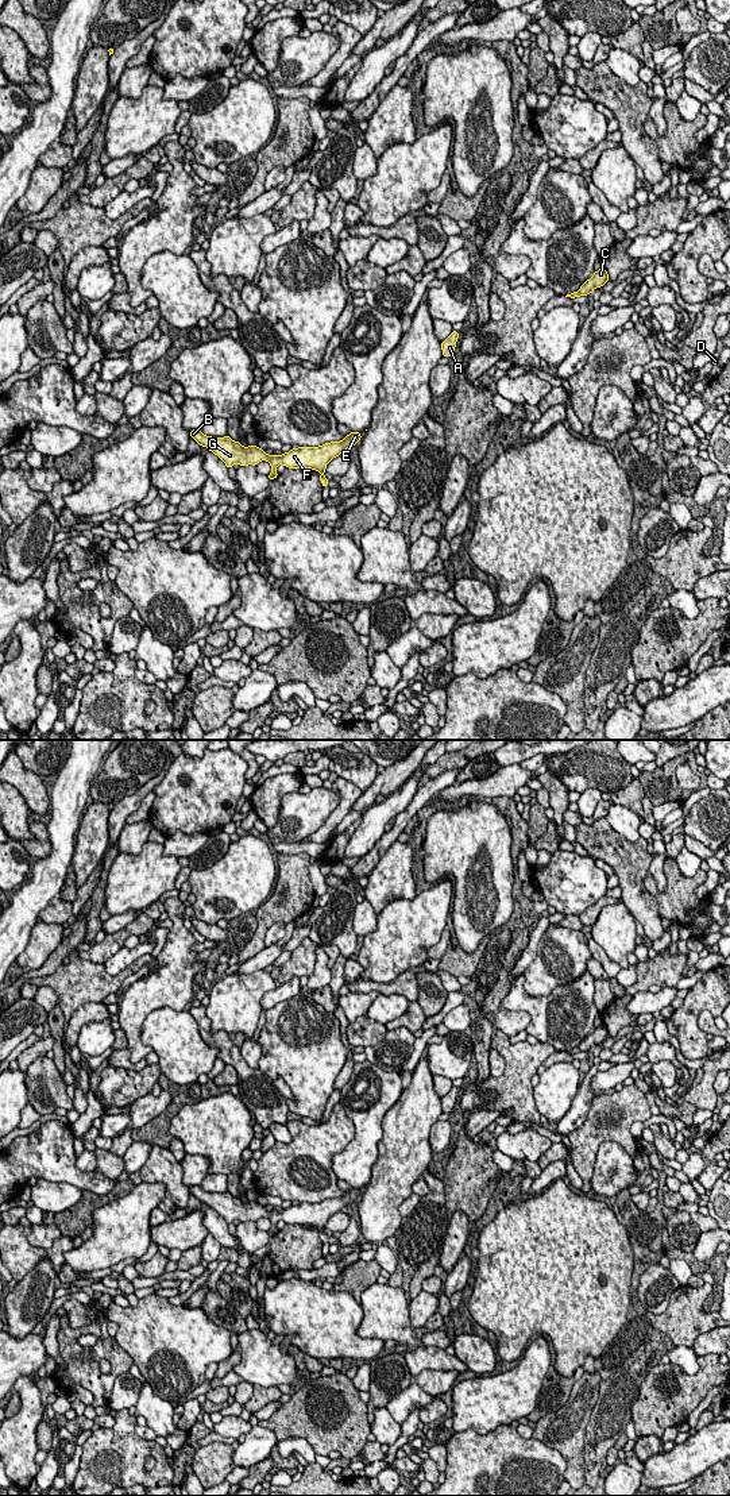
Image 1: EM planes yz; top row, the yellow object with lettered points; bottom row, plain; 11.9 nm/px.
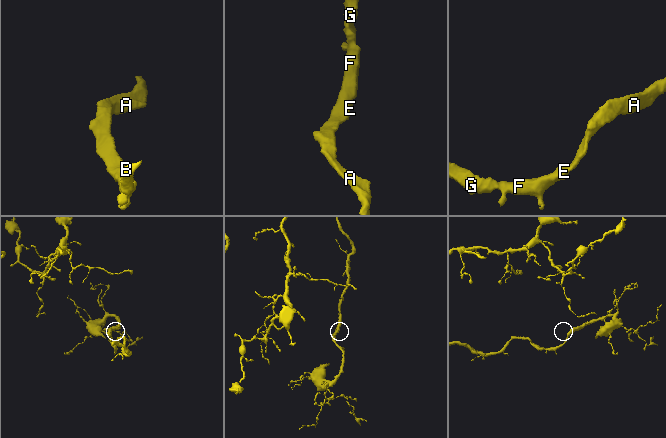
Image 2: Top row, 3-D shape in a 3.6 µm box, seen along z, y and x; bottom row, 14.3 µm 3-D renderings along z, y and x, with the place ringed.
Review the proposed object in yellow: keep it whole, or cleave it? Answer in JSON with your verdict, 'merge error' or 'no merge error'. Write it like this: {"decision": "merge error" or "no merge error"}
{"decision": "no merge error"}

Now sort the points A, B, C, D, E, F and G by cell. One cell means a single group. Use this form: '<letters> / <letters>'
A B C D E F G

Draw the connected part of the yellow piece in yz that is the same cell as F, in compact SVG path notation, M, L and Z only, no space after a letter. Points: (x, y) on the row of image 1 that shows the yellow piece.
M200 429L189 431L200 446L206 447L215 455L217 455L228 469L233 467L235 463L239 466L256 466L262 460L267 460L271 464L271 473L269 479L273 481L278 477L277 466L283 464L289 469L312 469L320 471L320 482L322 487L327 487L329 481L324 473L327 464L336 456L341 455L349 447L356 446L362 439L362 433L352 431L345 435L344 440L324 443L318 447L298 447L282 455L267 455L264 450L258 446L243 447L240 442L233 442L228 435L224 437L205 436Z

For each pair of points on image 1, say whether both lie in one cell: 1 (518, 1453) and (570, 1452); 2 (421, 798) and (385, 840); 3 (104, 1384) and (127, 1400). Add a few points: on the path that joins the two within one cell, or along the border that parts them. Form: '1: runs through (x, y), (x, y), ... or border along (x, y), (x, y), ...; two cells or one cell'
1: border along (532, 1437), (560, 1453), (566, 1460), (566, 1479); two cells
2: runs through (412, 809), (401, 820), (396, 831); one cell
3: border along (128, 1371), (115, 1379), (112, 1394), (107, 1403); two cells

